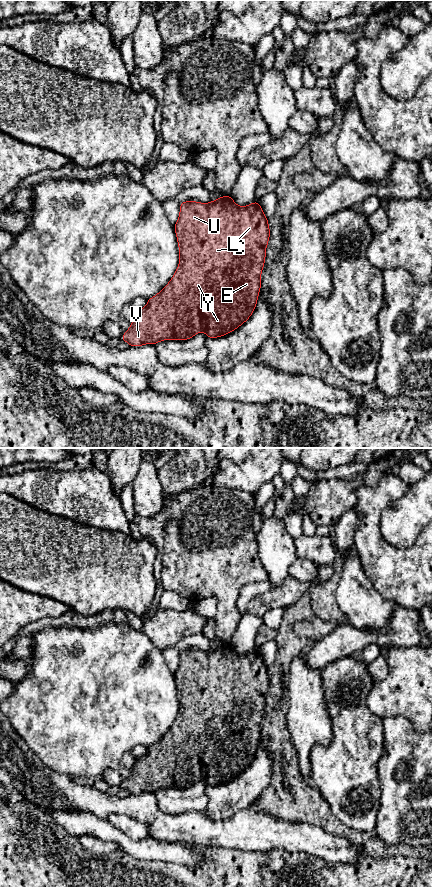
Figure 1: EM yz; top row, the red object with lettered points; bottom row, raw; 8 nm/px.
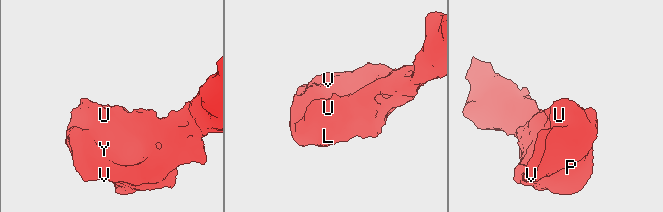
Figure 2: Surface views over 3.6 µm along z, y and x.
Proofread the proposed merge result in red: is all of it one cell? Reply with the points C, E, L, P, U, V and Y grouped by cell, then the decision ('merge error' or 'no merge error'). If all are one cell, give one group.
C E L P U V Y; no merge error

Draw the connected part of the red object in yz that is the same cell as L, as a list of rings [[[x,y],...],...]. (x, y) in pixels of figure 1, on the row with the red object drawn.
[[[230,195],[209,203],[184,201],[174,224],[179,246],[179,265],[169,283],[147,305],[136,311],[129,329],[121,340],[129,346],[155,345],[163,340],[188,340],[203,331],[208,339],[222,337],[246,322],[255,310],[261,289],[261,273],[265,263],[270,228],[258,201],[238,206]]]

